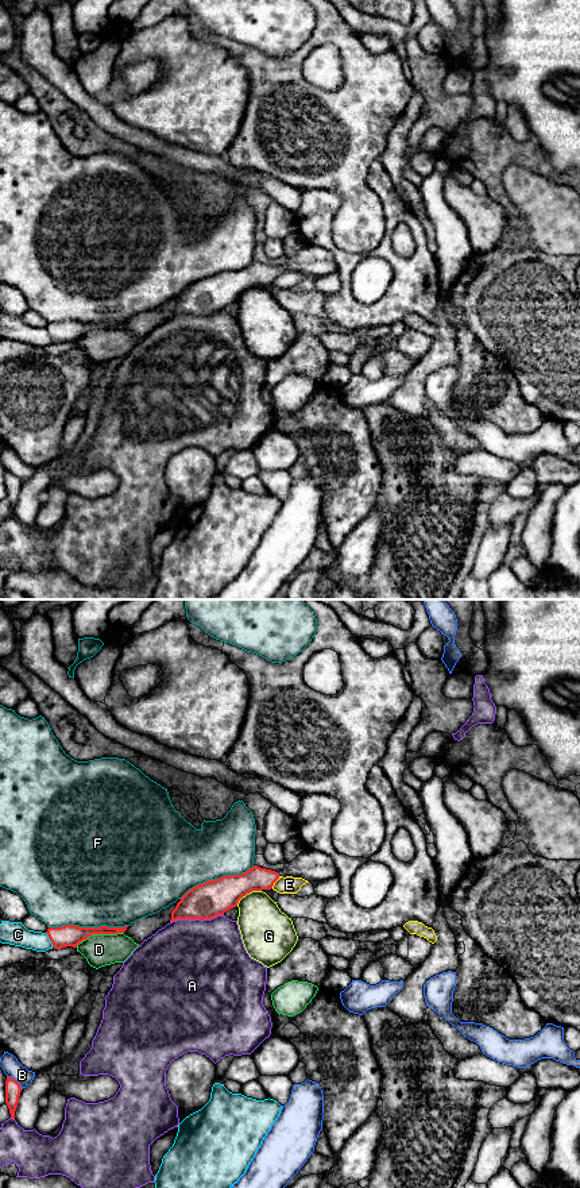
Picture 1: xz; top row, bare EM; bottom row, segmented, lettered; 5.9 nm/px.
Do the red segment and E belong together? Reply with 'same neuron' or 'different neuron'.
different neuron

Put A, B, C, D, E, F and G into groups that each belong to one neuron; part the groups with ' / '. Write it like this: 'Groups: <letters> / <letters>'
Groups: A / B / C / D / E F / G

